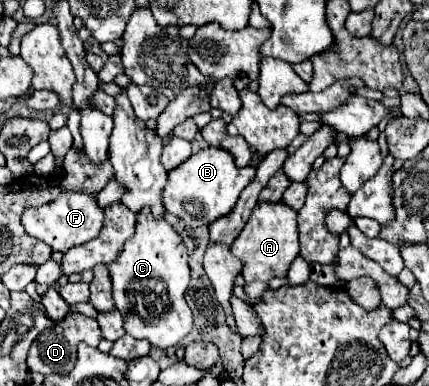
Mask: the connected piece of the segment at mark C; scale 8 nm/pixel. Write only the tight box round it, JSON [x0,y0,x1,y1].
[108,208,192,348]

